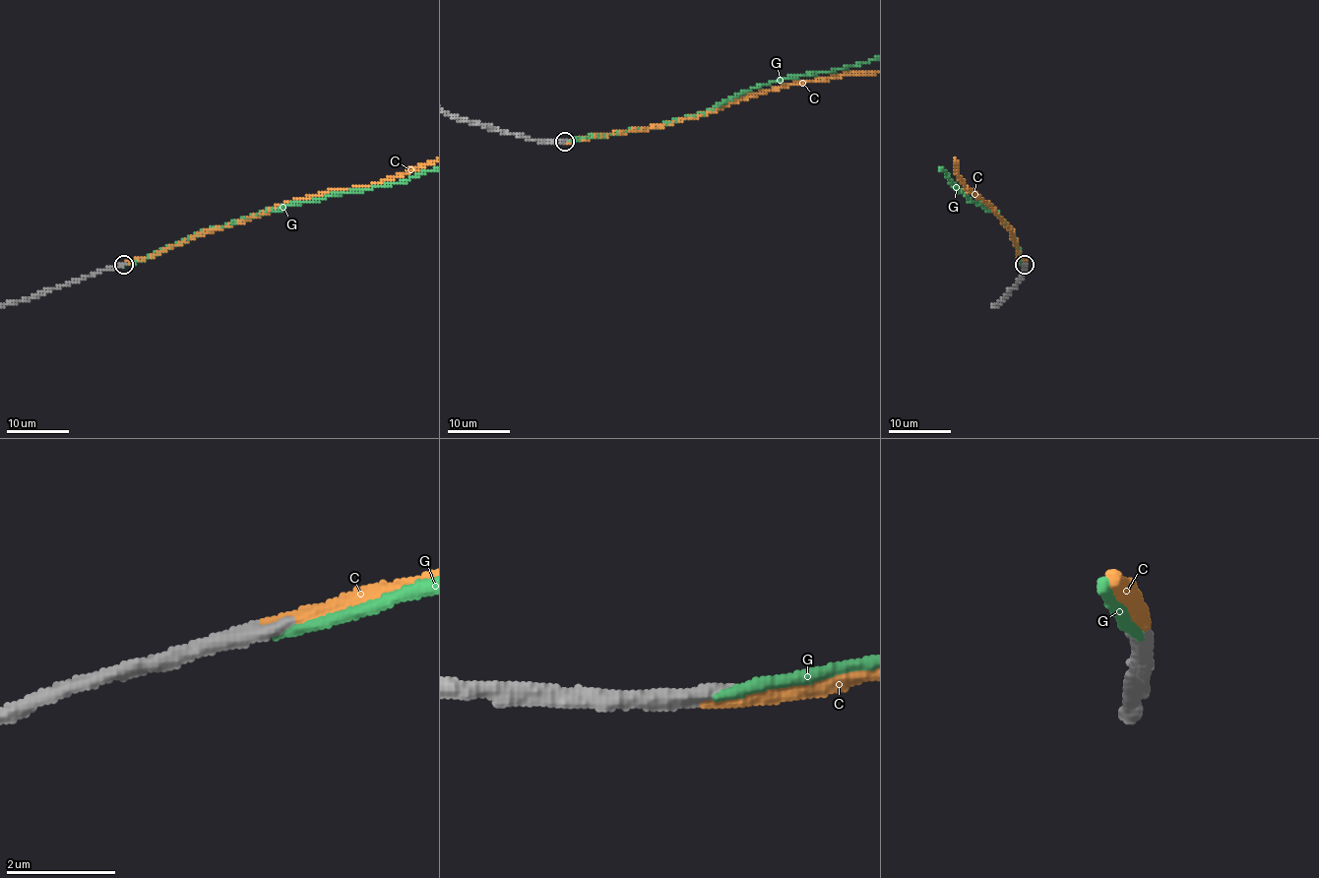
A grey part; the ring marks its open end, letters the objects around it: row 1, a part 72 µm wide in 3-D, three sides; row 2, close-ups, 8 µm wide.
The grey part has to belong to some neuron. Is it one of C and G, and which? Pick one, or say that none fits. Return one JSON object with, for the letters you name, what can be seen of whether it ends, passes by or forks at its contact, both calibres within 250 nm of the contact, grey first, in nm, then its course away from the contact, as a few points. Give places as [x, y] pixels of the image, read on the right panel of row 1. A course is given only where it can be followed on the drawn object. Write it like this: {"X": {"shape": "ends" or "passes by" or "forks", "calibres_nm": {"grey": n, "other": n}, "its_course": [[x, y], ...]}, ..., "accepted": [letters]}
{"C": {"shape": "ends", "calibres_nm": {"grey": 320, "other": 320}}, "accepted": ["C"]}

